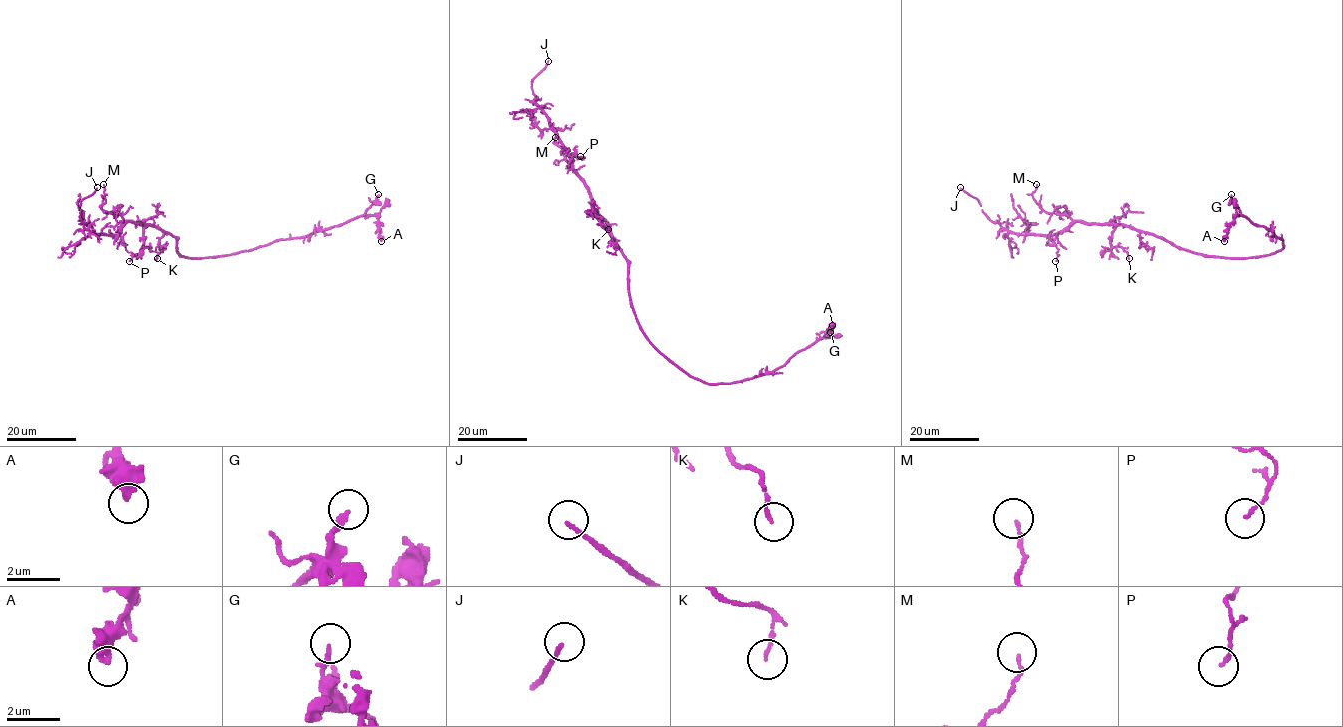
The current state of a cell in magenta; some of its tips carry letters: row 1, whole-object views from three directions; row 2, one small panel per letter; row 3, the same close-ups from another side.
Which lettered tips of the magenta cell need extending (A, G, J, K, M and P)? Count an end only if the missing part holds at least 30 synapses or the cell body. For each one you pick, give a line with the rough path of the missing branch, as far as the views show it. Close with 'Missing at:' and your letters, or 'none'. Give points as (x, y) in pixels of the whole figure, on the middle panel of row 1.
J: Course of what is missing: (548, 61), (549, 52), (575, 51), (581, 45), (605, 41), (606, 33)
Missing at: J

